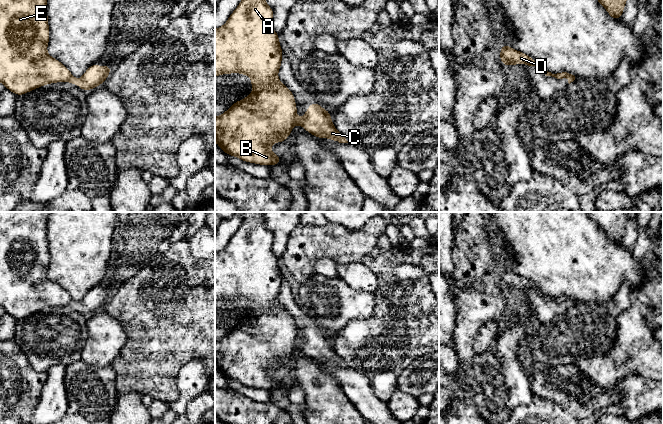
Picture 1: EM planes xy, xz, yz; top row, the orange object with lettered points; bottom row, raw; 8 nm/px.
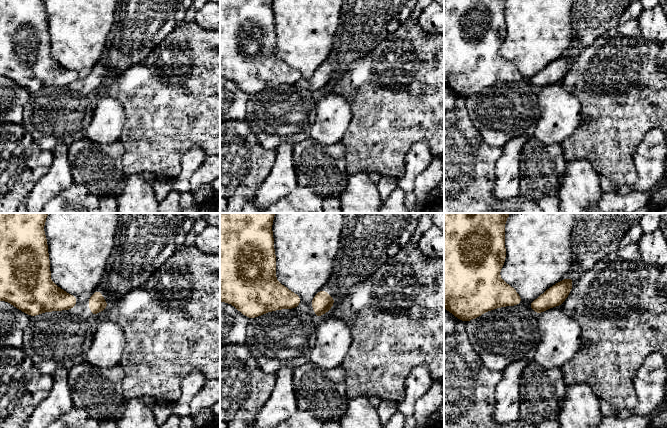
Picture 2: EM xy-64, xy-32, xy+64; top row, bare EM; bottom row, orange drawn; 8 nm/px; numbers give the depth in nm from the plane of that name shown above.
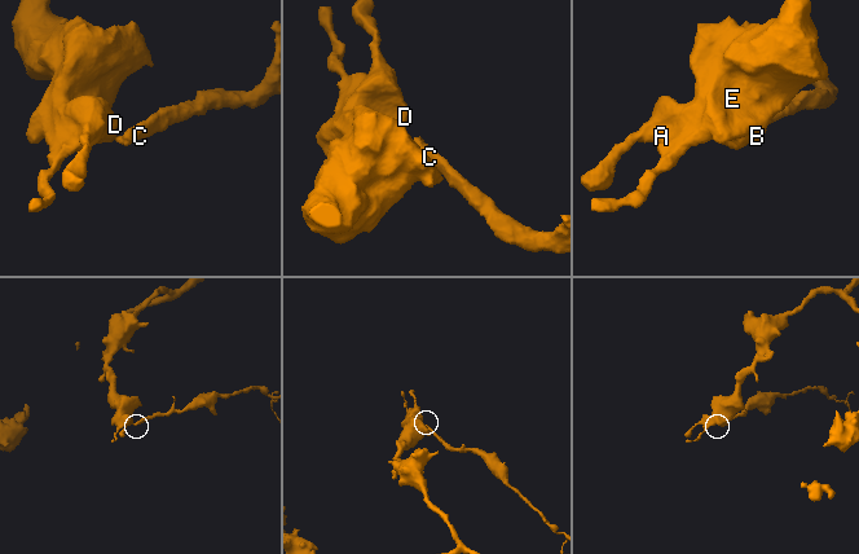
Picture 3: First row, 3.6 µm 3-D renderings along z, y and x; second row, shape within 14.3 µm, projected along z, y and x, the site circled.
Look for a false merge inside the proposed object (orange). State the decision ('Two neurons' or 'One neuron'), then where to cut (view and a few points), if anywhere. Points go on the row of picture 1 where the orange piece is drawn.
Two neurons. Split along xz (295, 117), (296, 123)

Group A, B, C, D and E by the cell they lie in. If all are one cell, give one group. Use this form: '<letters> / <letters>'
A B D E / C

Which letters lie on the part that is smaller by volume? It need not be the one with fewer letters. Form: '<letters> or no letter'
C

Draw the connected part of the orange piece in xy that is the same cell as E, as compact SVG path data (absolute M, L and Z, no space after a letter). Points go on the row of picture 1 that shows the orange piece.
M0 0L0 82L17 96L46 84L67 82L73 76L59 60L47 53L50 38L47 0Z

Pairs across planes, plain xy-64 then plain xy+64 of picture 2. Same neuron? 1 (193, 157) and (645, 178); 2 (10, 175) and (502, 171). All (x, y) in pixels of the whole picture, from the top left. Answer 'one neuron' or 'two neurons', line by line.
1: one neuron
2: two neurons

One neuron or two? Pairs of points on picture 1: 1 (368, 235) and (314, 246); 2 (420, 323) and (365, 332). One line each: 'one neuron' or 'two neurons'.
1: one neuron
2: one neuron

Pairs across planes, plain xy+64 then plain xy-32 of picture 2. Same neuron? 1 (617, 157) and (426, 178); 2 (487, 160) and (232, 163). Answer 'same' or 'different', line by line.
1: different
2: same

